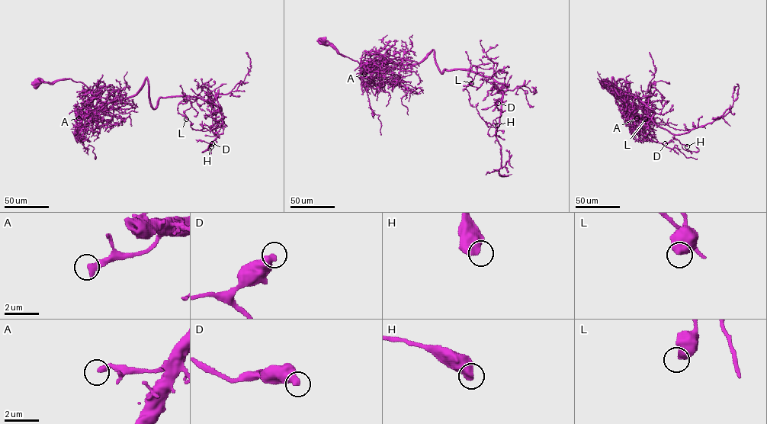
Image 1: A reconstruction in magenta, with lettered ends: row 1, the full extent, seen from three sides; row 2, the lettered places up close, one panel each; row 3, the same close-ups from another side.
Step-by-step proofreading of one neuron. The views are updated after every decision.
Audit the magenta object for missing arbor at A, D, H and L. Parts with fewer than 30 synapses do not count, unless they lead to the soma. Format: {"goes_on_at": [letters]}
{"goes_on_at": ["A"]}

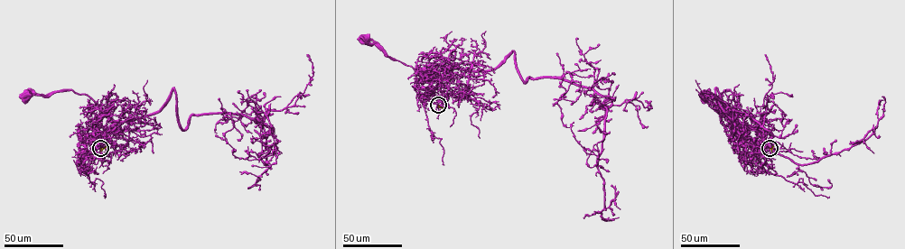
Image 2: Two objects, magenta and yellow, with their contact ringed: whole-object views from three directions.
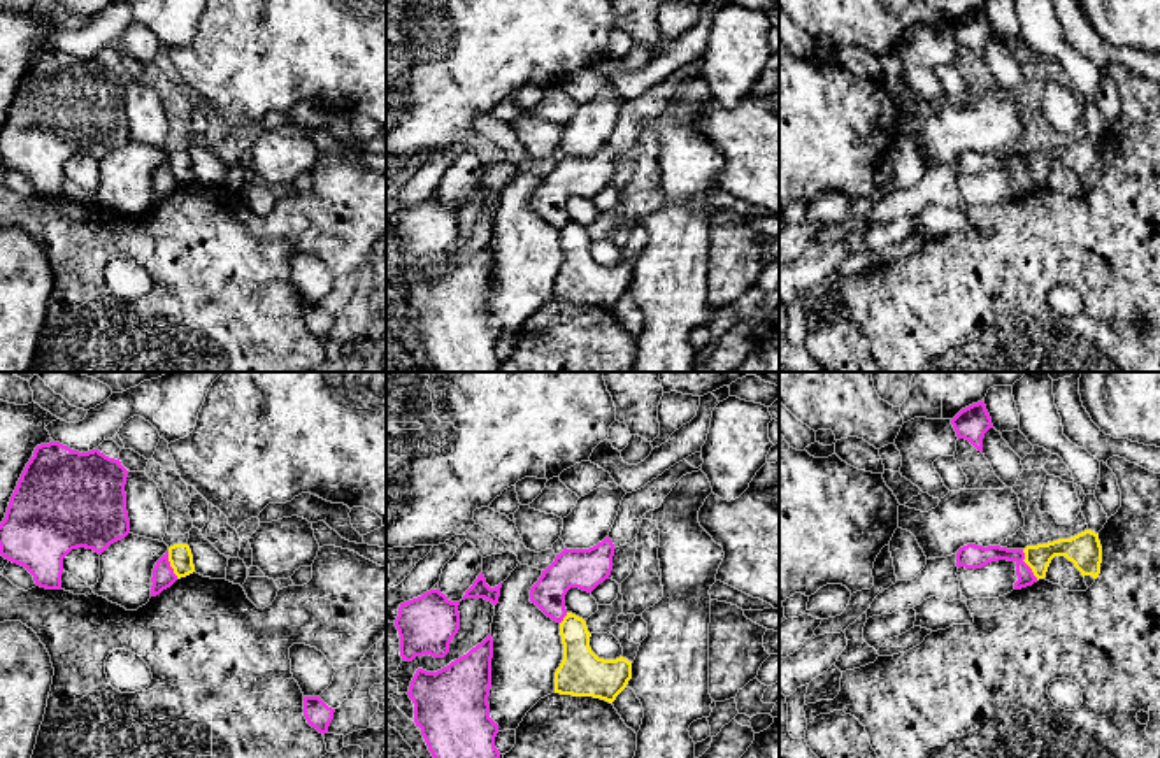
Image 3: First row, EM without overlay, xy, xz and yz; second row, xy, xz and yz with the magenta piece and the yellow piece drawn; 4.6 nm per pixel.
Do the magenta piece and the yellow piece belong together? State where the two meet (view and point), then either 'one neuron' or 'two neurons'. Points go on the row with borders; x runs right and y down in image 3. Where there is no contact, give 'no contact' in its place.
yz (1027, 565) | two neurons

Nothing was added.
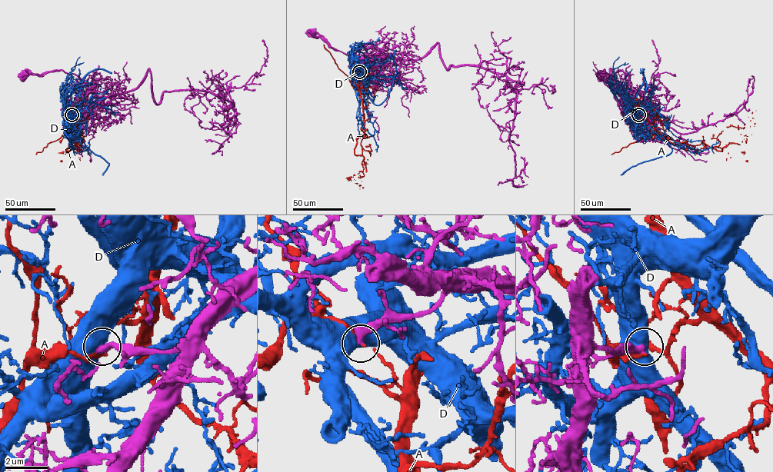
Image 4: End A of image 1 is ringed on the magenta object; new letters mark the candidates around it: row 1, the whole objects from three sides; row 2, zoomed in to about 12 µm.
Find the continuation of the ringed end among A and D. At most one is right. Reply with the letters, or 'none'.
none

